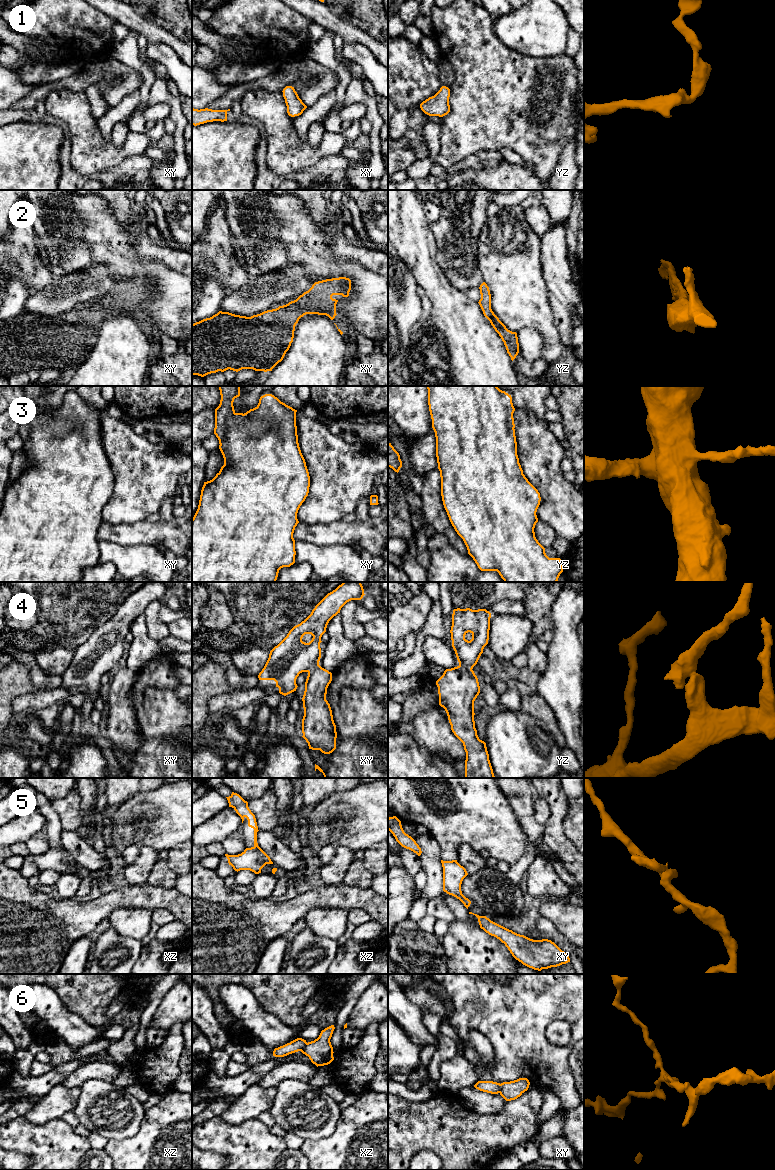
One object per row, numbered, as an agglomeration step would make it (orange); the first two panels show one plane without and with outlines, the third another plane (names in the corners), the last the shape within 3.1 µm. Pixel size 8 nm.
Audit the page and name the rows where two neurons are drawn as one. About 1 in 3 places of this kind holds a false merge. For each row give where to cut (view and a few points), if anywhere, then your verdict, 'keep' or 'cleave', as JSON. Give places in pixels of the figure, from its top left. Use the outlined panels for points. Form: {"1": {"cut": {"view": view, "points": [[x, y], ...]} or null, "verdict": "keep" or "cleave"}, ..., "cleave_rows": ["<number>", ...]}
{"1": {"cut": null, "verdict": "keep"}, "2": {"cut": null, "verdict": "keep"}, "3": {"cut": null, "verdict": "keep"}, "4": {"cut": {"view": "yz", "points": [[459, 664], [471, 669]]}, "verdict": "cleave"}, "5": {"cut": {"view": "xz", "points": [[254, 845], [258, 847]]}, "verdict": "cleave"}, "6": {"cut": {"view": "xy", "points": [[500, 1084], [498, 1092]]}, "verdict": "cleave"}, "cleave_rows": ["4", "5", "6"]}

